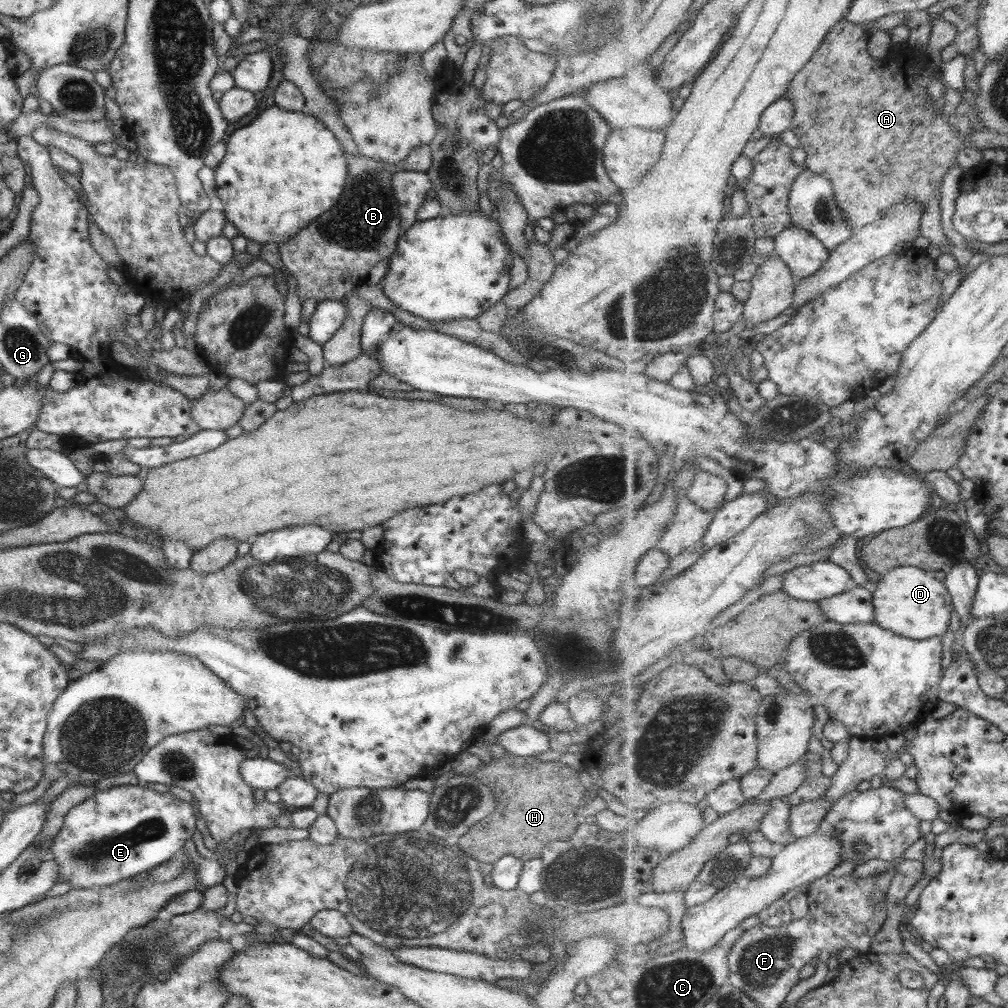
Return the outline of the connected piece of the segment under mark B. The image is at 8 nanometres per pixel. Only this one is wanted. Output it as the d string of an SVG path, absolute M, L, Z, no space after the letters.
M428 145L412 148L396 165L351 153L343 152L343 156L347 176L341 198L305 230L278 244L283 268L295 281L299 302L309 298L316 303L341 300L345 293L367 281L369 270L394 252L401 234L397 202L390 185L392 176L399 171L425 173L432 161Z

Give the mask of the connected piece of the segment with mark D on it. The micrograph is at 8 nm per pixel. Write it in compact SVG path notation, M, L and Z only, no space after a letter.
M895 567L878 580L877 588L873 590L874 622L879 626L899 633L901 636L915 640L928 639L947 632L951 622L953 597L944 582L933 577L932 572L917 567Z

